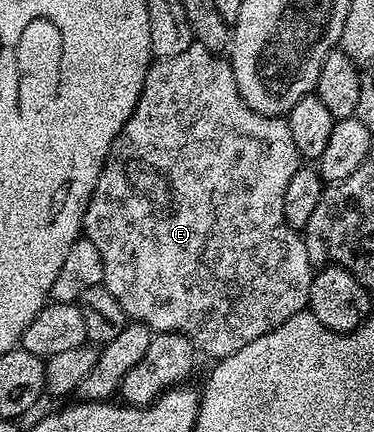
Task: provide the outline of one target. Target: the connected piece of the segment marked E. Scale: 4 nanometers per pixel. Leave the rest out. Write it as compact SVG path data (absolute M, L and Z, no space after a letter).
M196 42L191 43L189 50L185 50L181 54L173 54L173 58L165 58L164 60L156 59L152 63L151 69L145 74L145 86L141 86L141 98L137 98L137 106L133 110L129 122L125 122L123 132L113 142L111 153L107 156L107 160L103 164L99 181L93 190L91 201L83 215L82 235L89 242L93 242L93 246L97 246L97 250L100 251L101 260L105 266L102 287L107 288L109 294L113 294L113 298L117 298L117 302L121 302L121 310L125 310L128 321L144 324L145 327L151 329L152 333L180 332L181 334L185 334L194 342L196 353L203 355L204 352L205 355L212 356L212 361L215 362L224 360L229 354L237 354L237 350L249 346L249 342L253 342L256 338L261 338L265 334L269 334L269 330L277 330L277 326L281 326L281 322L293 318L293 314L302 312L307 308L307 303L309 302L309 286L311 285L311 277L313 275L313 265L309 254L305 250L305 242L303 241L302 235L289 226L289 223L285 220L284 213L285 190L288 189L289 180L293 177L293 174L297 173L299 167L301 167L301 157L297 146L293 144L293 134L289 134L289 126L287 125L286 119L281 116L262 116L246 104L241 98L241 90L237 90L237 78L233 78L230 59L211 52L206 46Z

